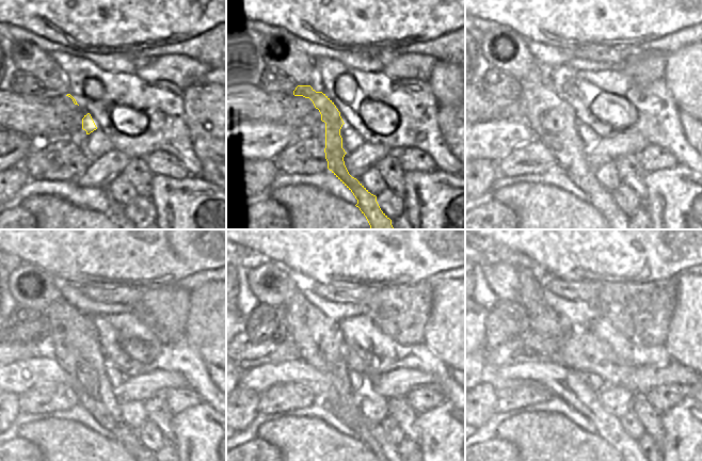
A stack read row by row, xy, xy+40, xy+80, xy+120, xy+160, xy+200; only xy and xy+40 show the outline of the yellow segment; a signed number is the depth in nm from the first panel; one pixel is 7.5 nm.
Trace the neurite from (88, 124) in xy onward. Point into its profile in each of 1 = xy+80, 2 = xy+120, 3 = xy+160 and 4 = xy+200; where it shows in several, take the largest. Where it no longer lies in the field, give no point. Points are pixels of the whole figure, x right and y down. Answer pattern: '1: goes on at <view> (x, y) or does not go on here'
1: goes on at xy+80 (573, 160)
2: goes on at xy+120 (99, 398)
3: goes on at xy+160 (304, 319)
4: goes on at xy+200 (544, 321)

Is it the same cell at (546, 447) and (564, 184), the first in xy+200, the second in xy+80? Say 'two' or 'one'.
two

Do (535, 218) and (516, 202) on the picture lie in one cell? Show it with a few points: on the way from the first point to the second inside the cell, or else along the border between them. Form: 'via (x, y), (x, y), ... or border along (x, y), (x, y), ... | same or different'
via (530, 213), (521, 204) | same

